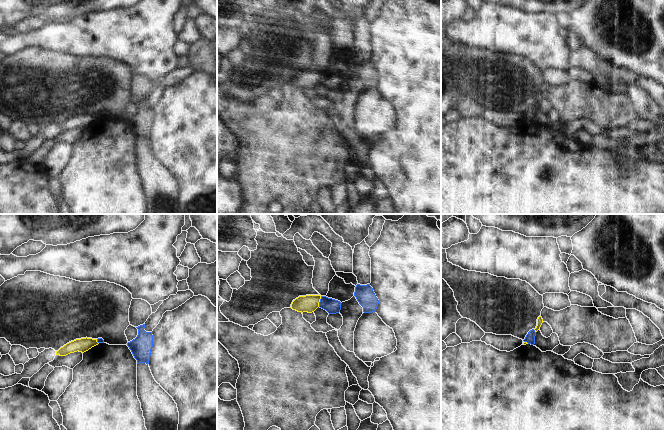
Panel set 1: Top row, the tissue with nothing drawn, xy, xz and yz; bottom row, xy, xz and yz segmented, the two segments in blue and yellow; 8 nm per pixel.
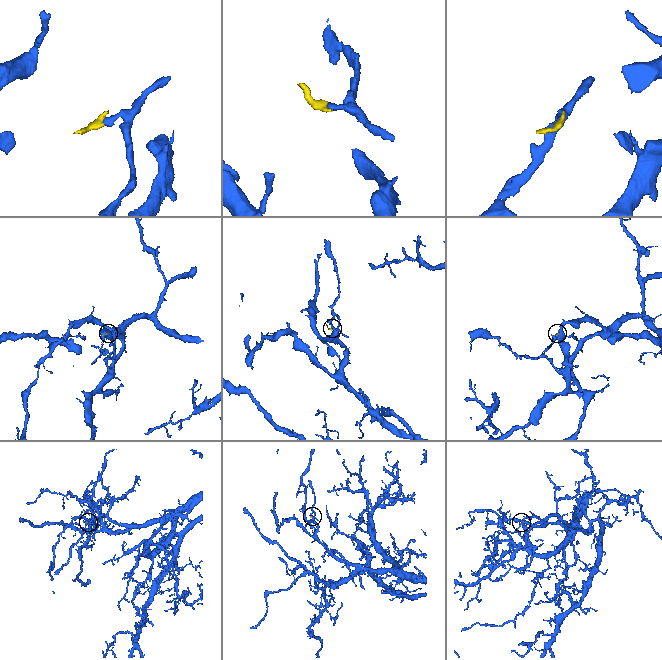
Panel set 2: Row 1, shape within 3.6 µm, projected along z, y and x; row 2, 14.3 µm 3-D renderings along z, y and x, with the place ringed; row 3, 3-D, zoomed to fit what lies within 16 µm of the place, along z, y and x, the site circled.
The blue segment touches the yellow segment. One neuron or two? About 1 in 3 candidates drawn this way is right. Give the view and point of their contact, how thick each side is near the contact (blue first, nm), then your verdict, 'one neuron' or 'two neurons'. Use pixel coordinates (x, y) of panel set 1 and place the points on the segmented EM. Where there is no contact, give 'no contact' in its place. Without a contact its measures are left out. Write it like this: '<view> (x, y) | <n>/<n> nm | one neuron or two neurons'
xz (320, 301) | 120/140 nm | two neurons

